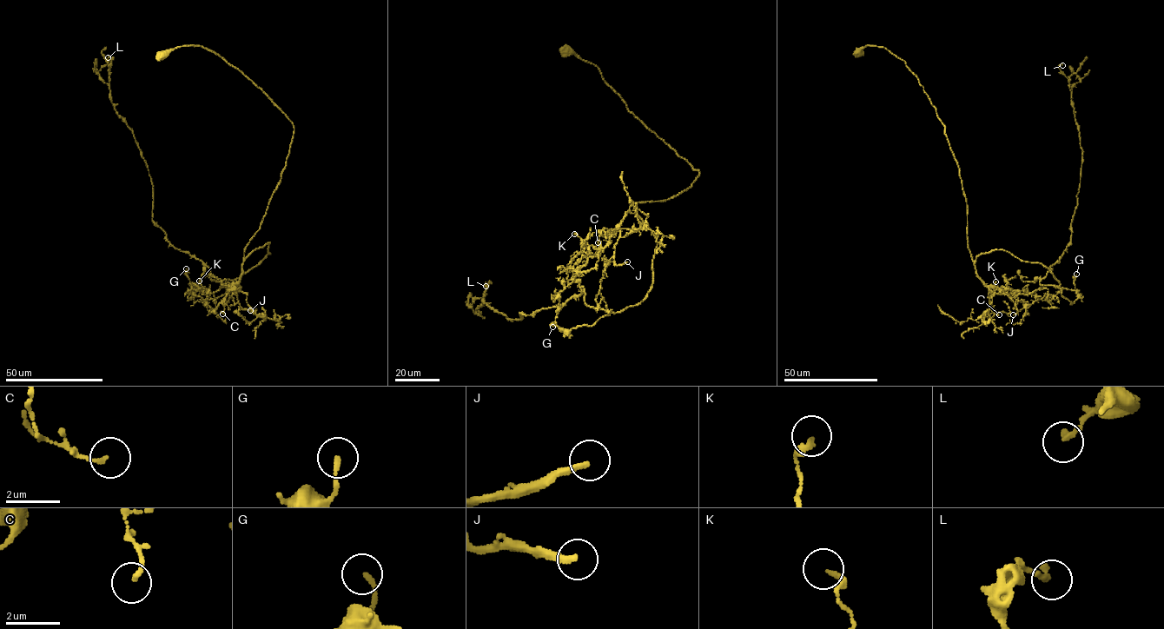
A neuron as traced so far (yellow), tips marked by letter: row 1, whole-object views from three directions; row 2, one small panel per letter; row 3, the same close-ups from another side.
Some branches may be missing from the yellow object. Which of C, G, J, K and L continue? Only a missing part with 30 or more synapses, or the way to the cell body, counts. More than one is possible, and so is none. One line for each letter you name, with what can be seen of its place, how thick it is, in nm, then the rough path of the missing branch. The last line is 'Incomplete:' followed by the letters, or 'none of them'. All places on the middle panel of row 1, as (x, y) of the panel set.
J: (627, 261) | 240 nm | (627, 261), (634, 261), (665, 276), (661, 279), (660, 284), (628, 313)
Incomplete: J

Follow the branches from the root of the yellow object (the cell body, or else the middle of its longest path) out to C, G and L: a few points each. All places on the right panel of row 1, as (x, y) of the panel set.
C: (859, 52), (866, 45), (883, 47), (903, 60), (935, 109), (959, 168), (968, 248), (999, 314)
G: (859, 52), (903, 60), (935, 109), (972, 259), (1003, 249), (1041, 263), (1071, 304), (1076, 274)
L: (859, 52), (903, 60), (935, 109), (972, 259), (1003, 249), (1056, 288), (1082, 154), (1062, 65)

